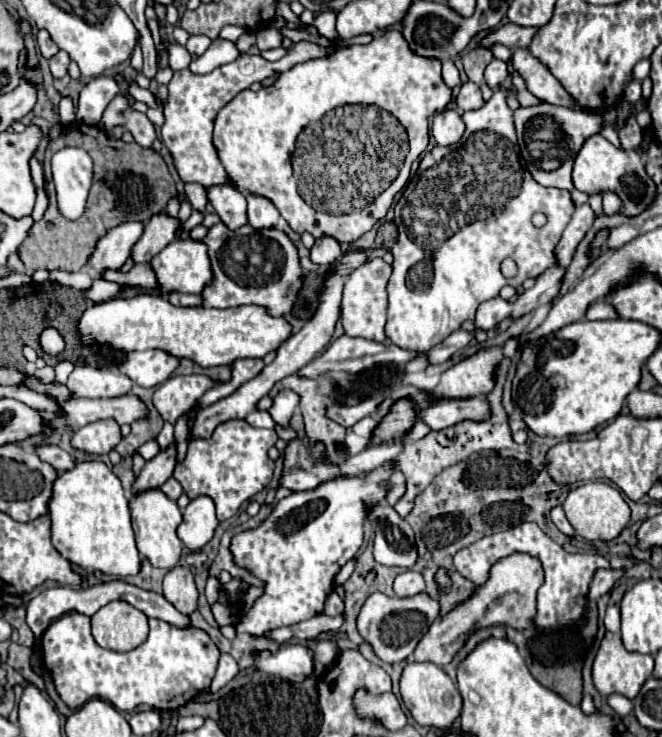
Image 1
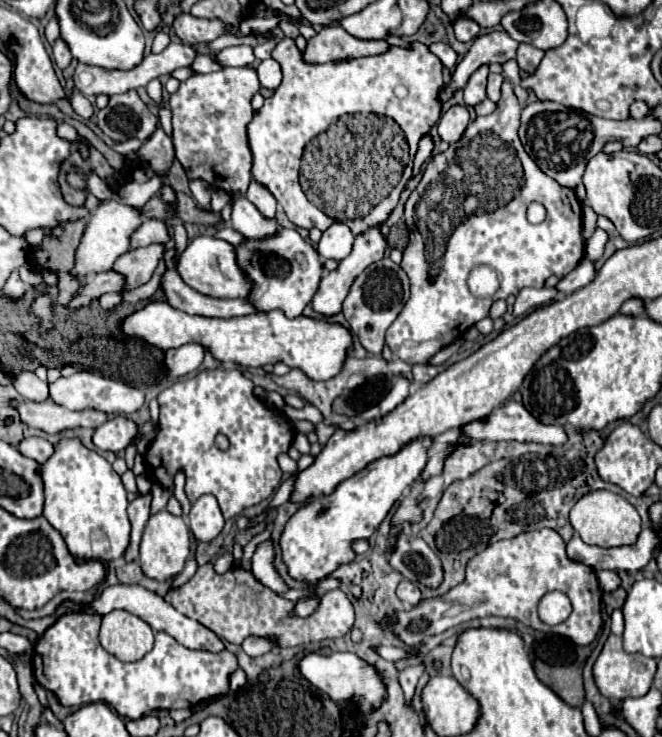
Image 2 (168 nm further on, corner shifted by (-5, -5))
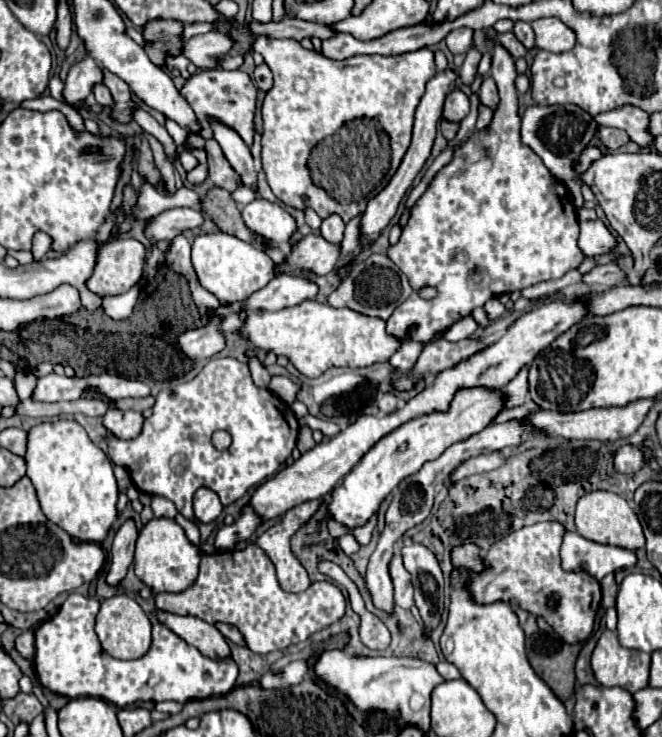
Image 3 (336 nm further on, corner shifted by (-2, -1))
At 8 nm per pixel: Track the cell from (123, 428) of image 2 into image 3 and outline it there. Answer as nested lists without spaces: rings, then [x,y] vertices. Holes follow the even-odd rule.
[[[110,409],[104,419],[104,427],[118,439],[134,439],[138,437],[138,431],[142,431],[144,417],[140,411],[118,411]]]

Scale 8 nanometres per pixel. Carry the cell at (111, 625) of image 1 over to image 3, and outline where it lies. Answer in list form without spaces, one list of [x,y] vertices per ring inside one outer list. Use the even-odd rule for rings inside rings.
[[[114,595],[106,599],[96,615],[96,635],[106,653],[116,659],[138,659],[150,649],[150,617],[142,611],[142,607],[130,599],[128,595]]]

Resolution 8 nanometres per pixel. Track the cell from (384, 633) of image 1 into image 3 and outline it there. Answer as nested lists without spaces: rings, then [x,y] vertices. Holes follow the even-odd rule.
[[[536,523],[502,537],[484,555],[484,569],[478,573],[474,571],[468,577],[466,589],[470,591],[472,599],[480,605],[490,605],[496,601],[518,605],[524,611],[546,619],[546,623],[566,643],[586,641],[594,629],[596,611],[600,607],[600,583],[584,571],[564,571],[560,567],[558,551],[564,533],[566,529],[560,523]],[[552,591],[560,595],[560,605],[556,611],[546,607],[546,597]]]

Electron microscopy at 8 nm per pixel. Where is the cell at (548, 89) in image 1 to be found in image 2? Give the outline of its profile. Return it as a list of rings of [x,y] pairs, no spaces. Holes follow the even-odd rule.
[[[521,43],[519,49],[517,49],[517,63],[519,63],[519,67],[521,67],[523,71],[533,73],[535,67],[541,63],[543,55],[545,55],[545,53],[543,53],[541,49],[537,49],[537,47],[533,47],[533,45],[527,45],[527,43]]]

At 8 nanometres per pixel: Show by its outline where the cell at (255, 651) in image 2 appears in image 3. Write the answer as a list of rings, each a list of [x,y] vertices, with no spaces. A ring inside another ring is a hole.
[[[218,623],[216,627],[218,627],[218,629],[220,629],[220,633],[222,633],[226,639],[230,639],[232,643],[246,647],[246,641],[244,641],[242,633],[240,633],[236,627],[232,627],[232,625],[224,625],[224,623]]]

